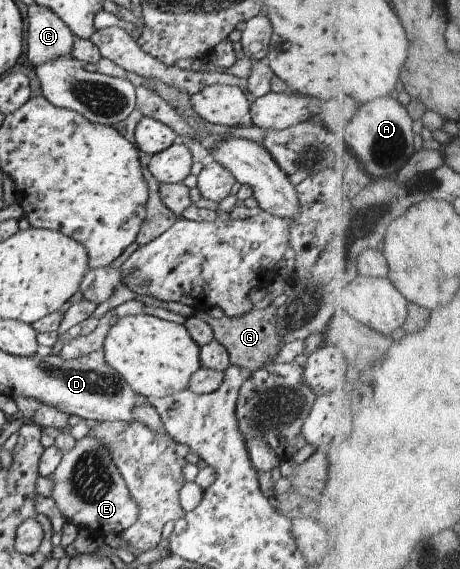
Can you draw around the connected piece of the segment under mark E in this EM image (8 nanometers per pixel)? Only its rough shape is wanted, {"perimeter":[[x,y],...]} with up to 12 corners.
{"perimeter":[[86,435],[50,477],[67,522],[104,535],[140,508],[108,448]]}

